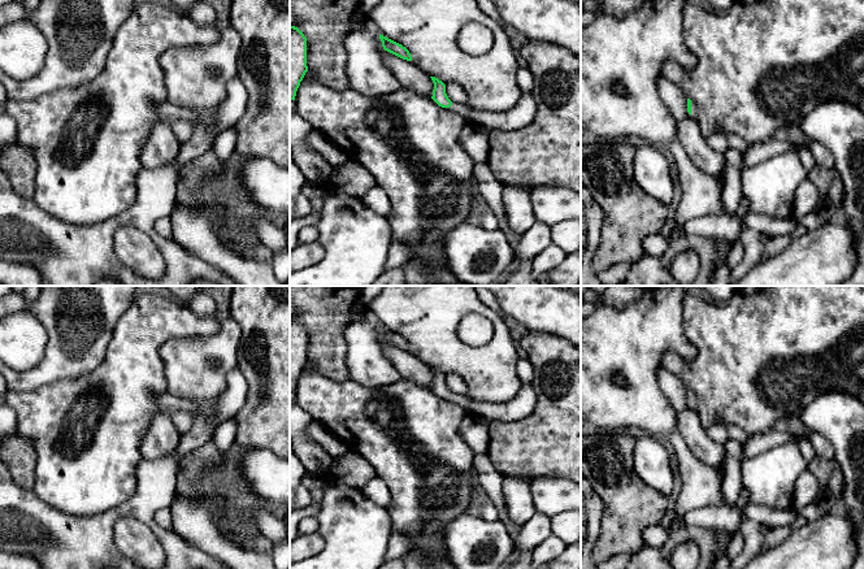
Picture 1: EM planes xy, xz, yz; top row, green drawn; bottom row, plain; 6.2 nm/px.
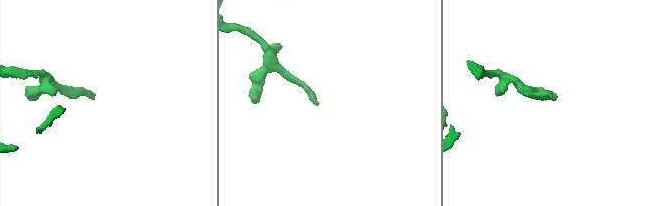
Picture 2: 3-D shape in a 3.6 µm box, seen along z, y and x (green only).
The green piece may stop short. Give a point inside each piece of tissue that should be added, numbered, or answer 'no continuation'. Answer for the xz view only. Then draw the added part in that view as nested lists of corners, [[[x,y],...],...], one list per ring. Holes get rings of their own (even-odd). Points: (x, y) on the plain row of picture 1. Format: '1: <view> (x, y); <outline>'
1: xz (522, 405); [[[524,383],[518,395],[507,403],[481,403],[459,394],[453,394],[450,399],[468,413],[482,416],[489,421],[504,422],[515,422],[529,417],[537,405],[535,391],[529,383]]]

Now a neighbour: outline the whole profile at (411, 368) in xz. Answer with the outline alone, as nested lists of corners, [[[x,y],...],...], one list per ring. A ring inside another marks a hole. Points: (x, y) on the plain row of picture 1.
[[[387,342],[383,343],[383,352],[404,379],[431,390],[434,374],[430,366],[414,353],[403,351]]]

